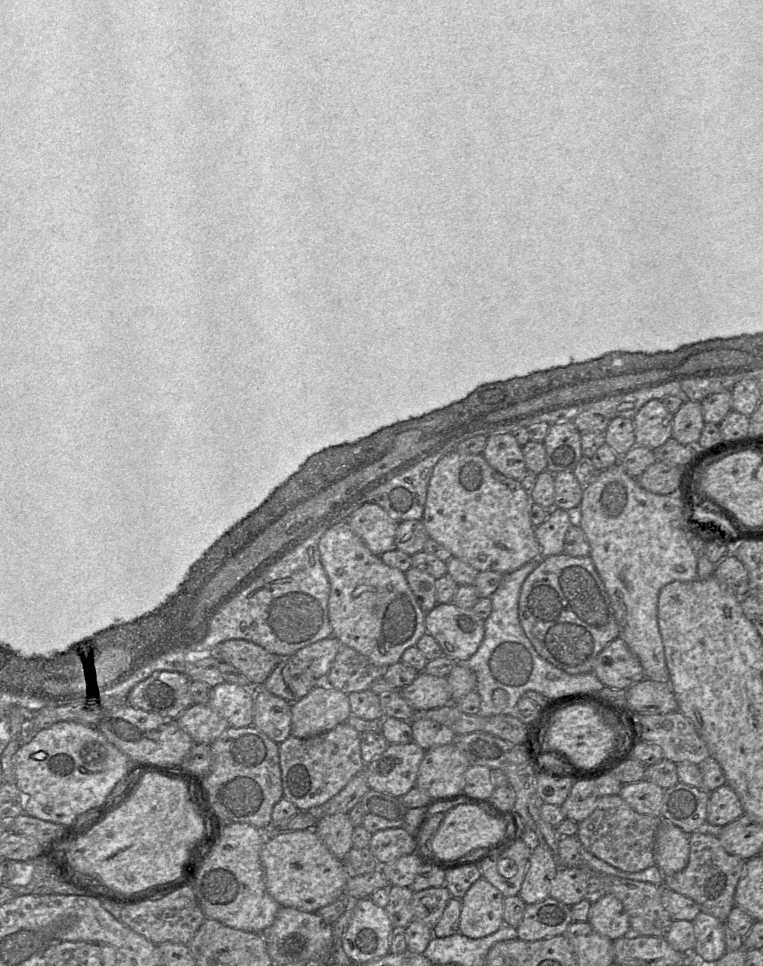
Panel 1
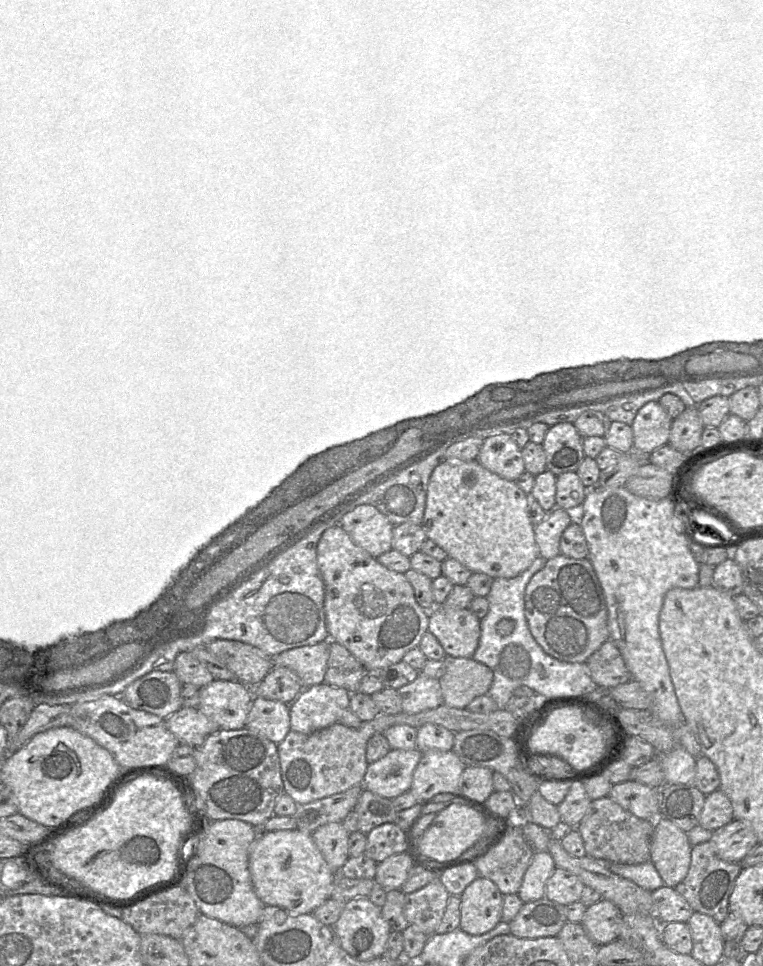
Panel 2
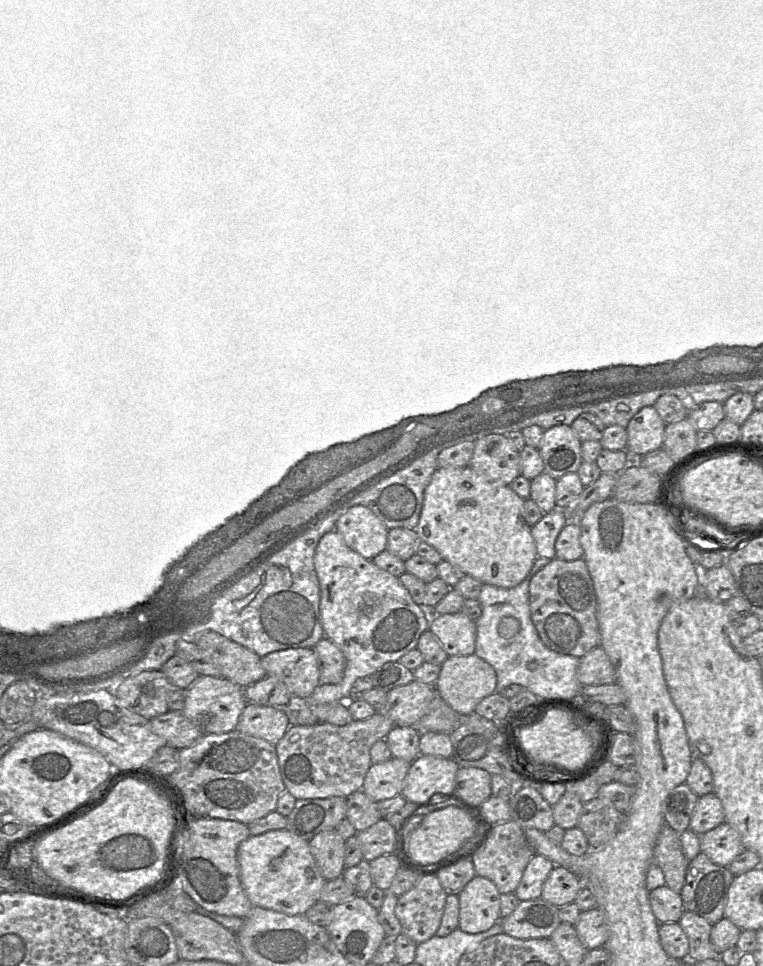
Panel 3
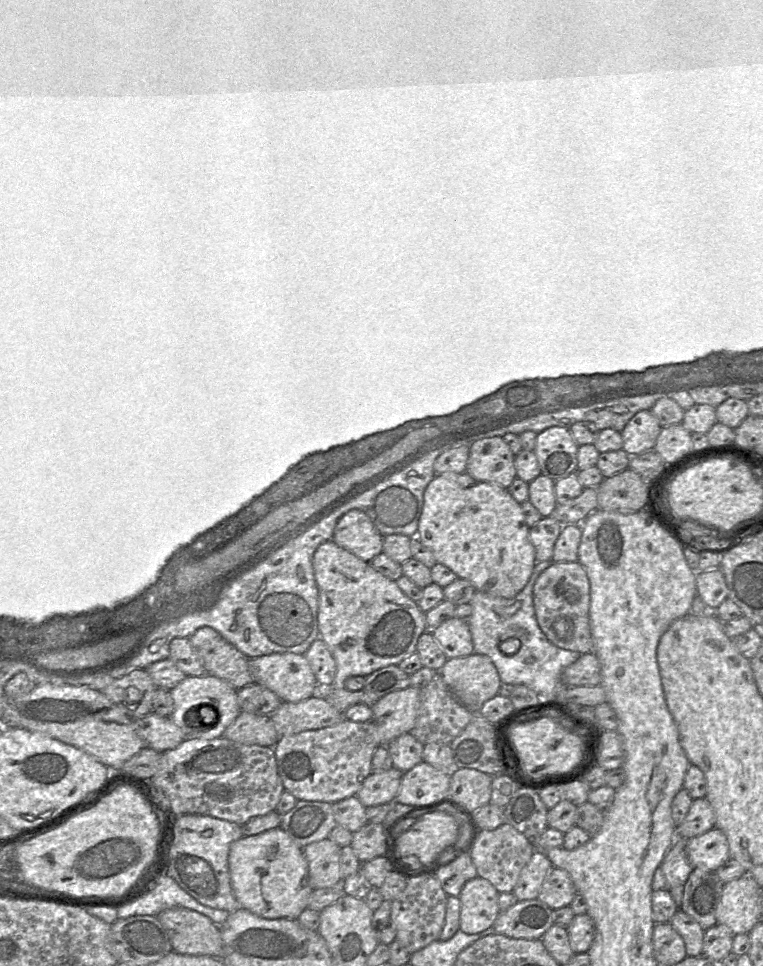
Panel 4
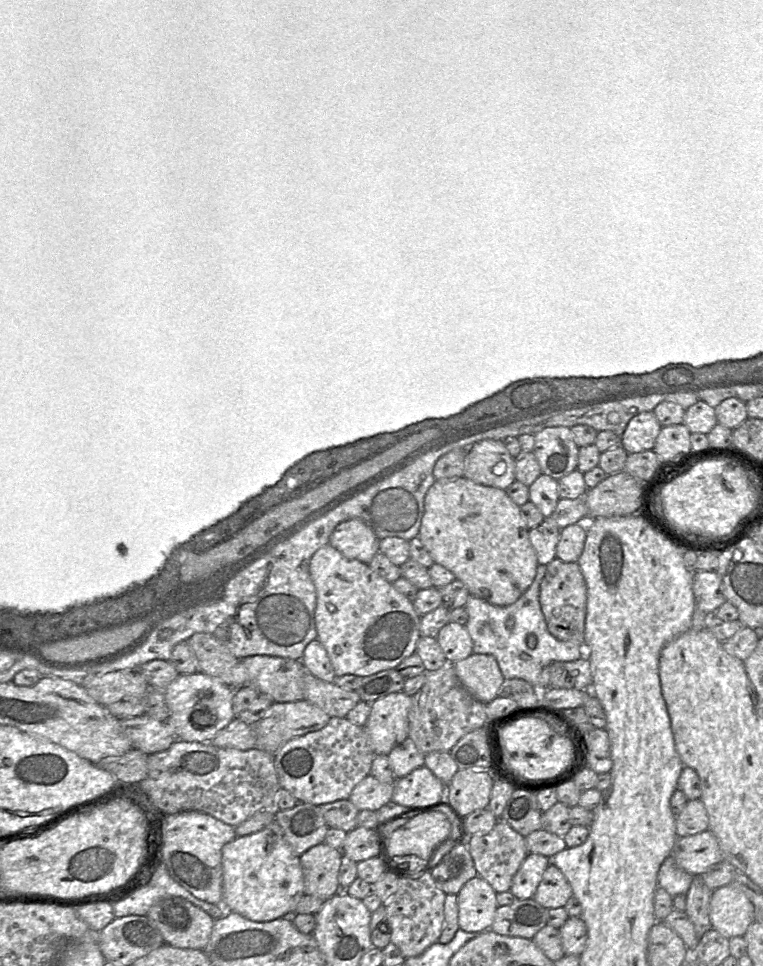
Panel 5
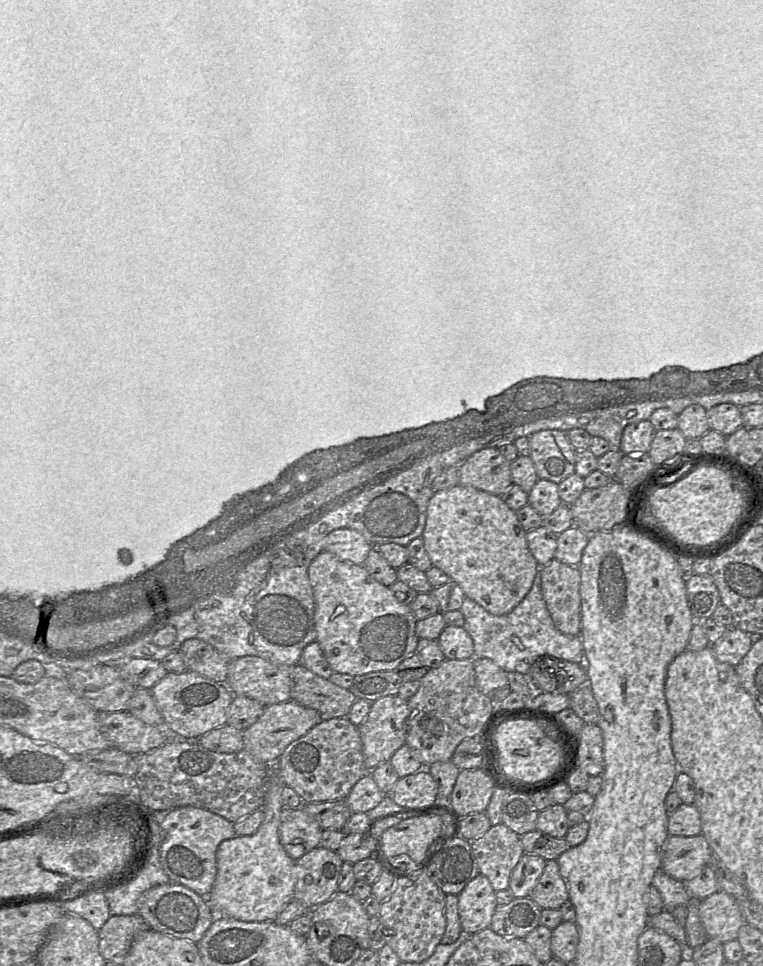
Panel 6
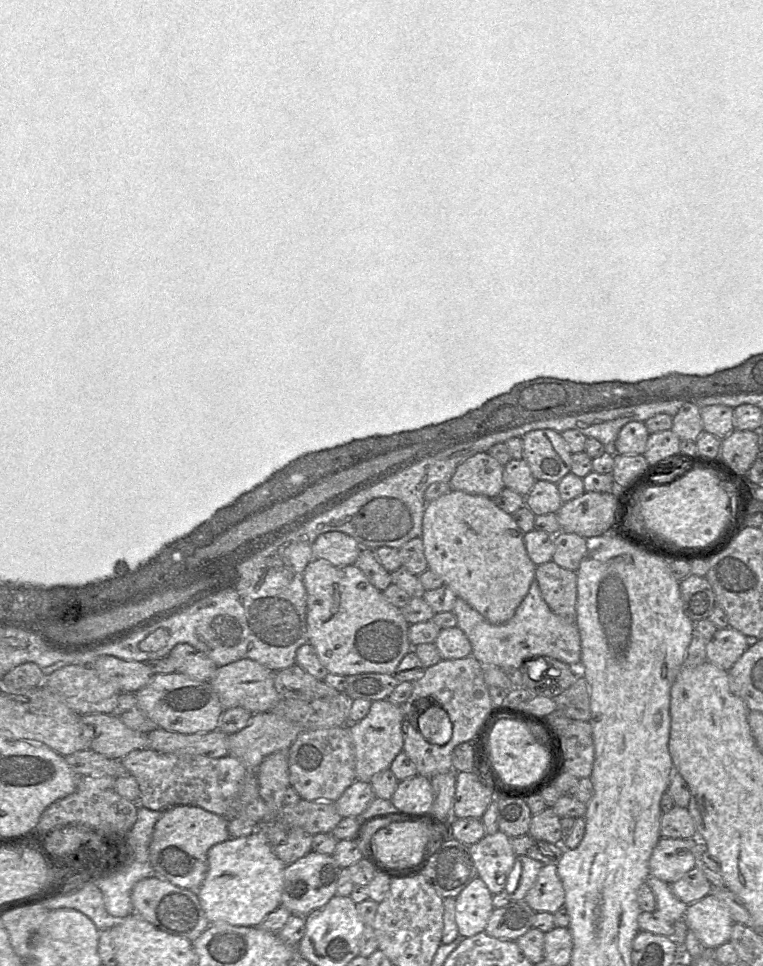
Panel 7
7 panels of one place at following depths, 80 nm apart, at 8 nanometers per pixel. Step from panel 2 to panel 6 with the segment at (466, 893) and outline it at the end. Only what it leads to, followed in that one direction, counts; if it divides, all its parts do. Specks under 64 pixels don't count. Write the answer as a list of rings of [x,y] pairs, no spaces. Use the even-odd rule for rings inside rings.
[[[478,875],[458,895],[461,929],[476,934],[489,928],[497,907],[496,892],[489,880]]]

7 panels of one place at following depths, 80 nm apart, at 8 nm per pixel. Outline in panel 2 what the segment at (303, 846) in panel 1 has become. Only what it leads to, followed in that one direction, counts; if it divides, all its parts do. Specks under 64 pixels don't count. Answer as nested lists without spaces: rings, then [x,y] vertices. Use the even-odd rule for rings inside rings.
[[[296,829],[260,833],[250,849],[249,870],[261,902],[293,915],[311,914],[328,900],[337,875],[328,867],[312,835]]]

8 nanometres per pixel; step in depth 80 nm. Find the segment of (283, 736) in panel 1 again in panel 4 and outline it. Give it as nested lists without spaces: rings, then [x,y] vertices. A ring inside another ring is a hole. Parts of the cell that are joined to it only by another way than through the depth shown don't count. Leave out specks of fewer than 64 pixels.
[[[241,711],[222,737],[247,745],[274,747],[278,733],[270,715]]]

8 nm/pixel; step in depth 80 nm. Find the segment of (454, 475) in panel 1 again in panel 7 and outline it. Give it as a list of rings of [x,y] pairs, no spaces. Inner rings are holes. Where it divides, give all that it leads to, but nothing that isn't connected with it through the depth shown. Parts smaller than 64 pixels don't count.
[[[450,490],[427,502],[421,538],[428,569],[440,576],[458,598],[466,601],[491,624],[502,624],[514,616],[535,578],[537,566],[527,553],[524,534],[512,515],[500,509],[491,498]]]

